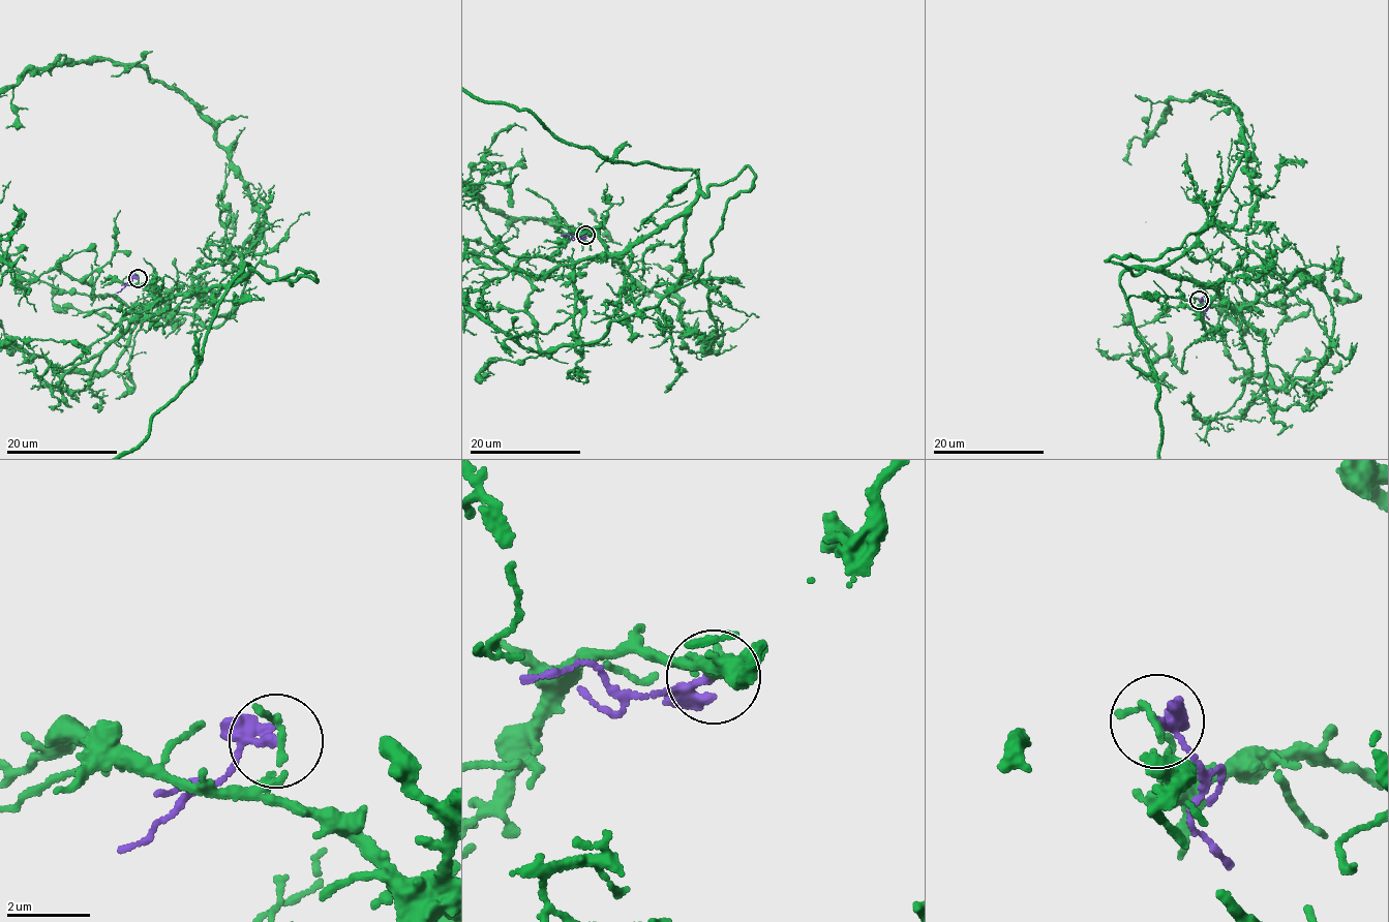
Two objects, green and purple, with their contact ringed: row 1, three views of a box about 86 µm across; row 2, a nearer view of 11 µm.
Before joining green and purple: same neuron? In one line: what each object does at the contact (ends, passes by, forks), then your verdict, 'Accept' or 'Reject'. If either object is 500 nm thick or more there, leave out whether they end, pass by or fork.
At the ring green ends. At the ring purple passes by. Reject

